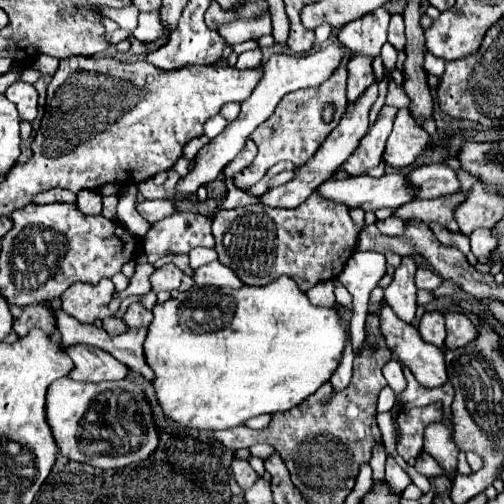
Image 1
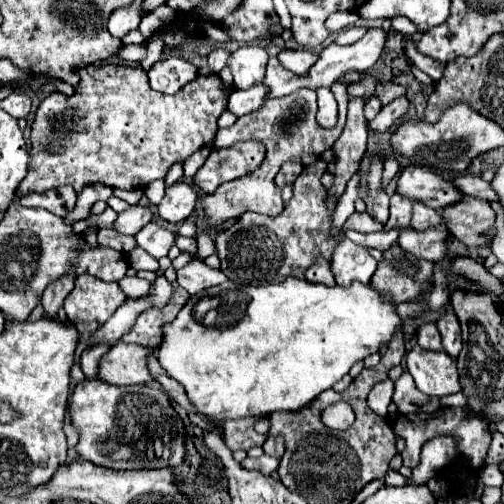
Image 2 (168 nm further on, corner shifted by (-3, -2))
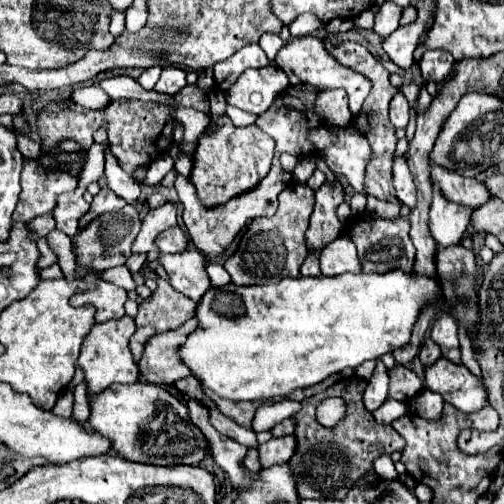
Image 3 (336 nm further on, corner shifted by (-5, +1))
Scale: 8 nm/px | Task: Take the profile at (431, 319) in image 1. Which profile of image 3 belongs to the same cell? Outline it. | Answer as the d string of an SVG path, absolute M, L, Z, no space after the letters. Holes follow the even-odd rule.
M426 338L426 340L424 340L424 344L422 344L422 348L420 348L418 358L420 358L422 366L424 366L424 368L428 368L428 366L432 366L432 364L440 358L440 348L438 348L430 338Z

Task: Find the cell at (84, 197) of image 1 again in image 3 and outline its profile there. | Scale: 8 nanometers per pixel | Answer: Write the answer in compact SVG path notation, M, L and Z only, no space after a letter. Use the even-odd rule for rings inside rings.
M96 280L96 288L88 290L86 294L74 296L72 304L74 306L92 304L96 308L96 322L106 322L106 320L118 320L124 316L126 300L128 300L126 290L104 280Z

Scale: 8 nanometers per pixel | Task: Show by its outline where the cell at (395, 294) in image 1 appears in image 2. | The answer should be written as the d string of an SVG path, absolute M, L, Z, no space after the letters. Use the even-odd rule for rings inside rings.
M442 223L440 227L430 227L428 231L406 229L400 233L398 243L406 253L412 253L418 259L440 261L446 255L446 239L448 229Z

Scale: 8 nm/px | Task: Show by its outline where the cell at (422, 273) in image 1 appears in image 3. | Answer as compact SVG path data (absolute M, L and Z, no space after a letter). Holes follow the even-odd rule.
M362 214L362 216L354 216L346 222L344 226L344 234L356 244L358 250L358 258L362 264L362 272L390 272L396 268L404 268L406 272L412 270L414 266L414 244L408 236L410 230L410 216L394 216L394 218L380 218L376 214Z

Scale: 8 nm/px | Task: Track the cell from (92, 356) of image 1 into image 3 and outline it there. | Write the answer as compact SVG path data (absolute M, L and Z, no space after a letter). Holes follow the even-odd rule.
M190 318L178 330L158 334L148 340L140 364L140 372L148 382L172 386L174 382L192 376L192 370L178 356L178 348L186 342L188 334L198 326L198 318Z

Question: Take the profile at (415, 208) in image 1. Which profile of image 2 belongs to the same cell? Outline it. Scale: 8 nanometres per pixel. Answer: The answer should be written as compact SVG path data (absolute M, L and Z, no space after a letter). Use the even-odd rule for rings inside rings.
M468 197L452 203L438 211L444 219L448 231L468 247L484 245L482 233L486 233L494 225L496 213L492 211L488 201Z

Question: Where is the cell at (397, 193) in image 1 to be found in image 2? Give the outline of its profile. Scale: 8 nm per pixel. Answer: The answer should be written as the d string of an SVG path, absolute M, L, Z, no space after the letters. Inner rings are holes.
M406 167L398 175L396 193L410 199L424 203L432 209L442 209L450 203L456 203L456 199L462 197L462 193L440 175L434 175L422 167Z

